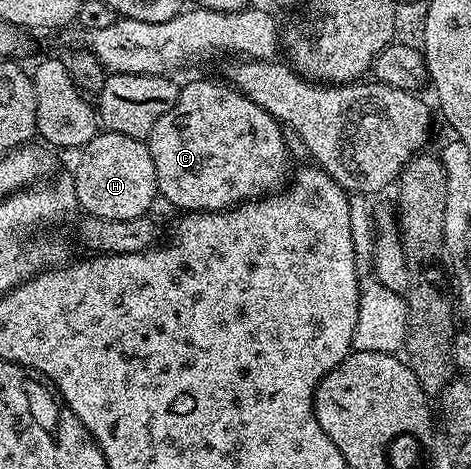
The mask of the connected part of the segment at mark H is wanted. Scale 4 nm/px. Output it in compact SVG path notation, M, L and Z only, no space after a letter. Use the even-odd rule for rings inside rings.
M103 130L83 145L78 156L73 169L75 193L79 208L86 215L132 220L152 211L151 203L157 200L159 187L153 158L144 141Z

